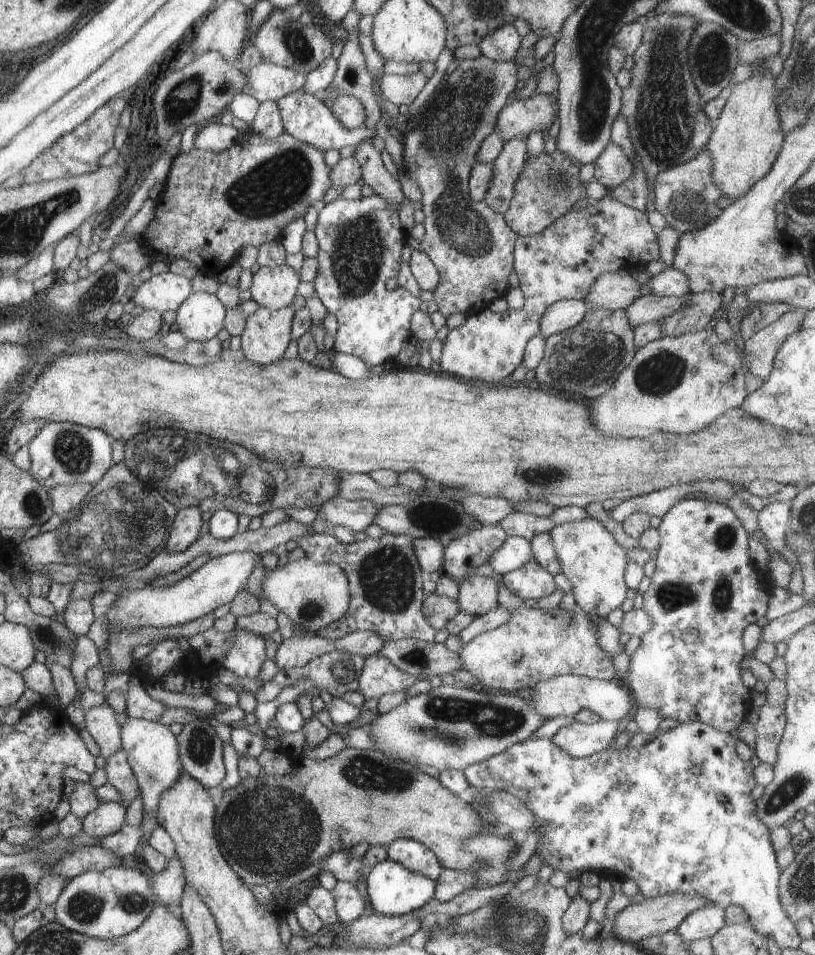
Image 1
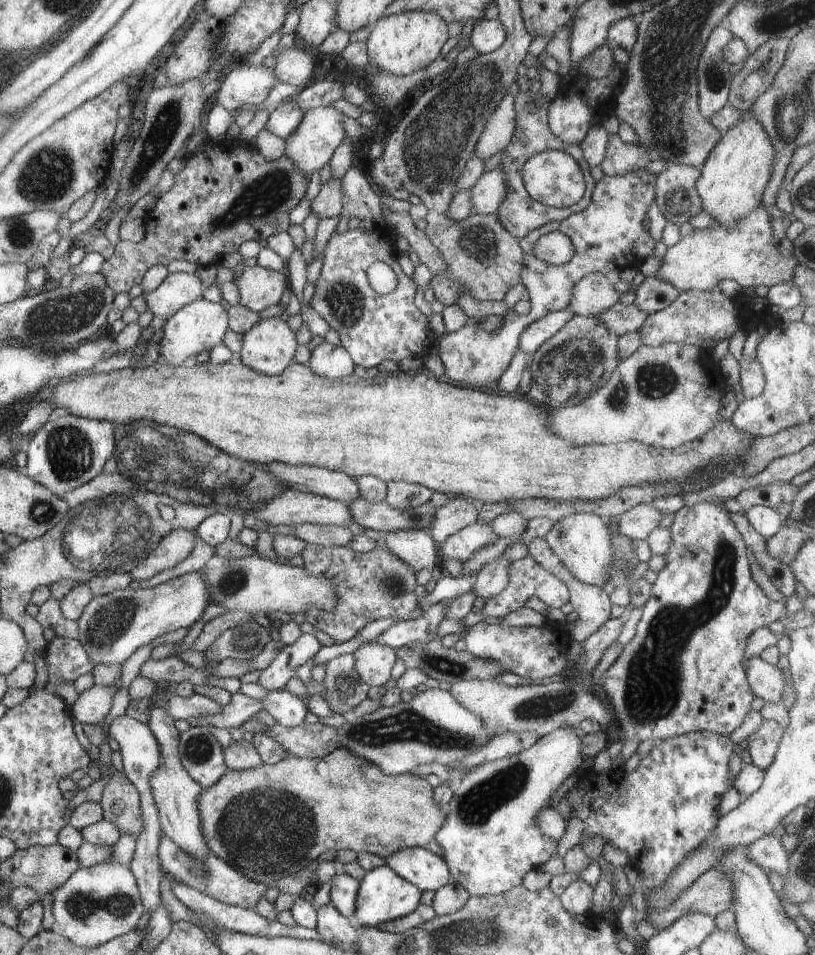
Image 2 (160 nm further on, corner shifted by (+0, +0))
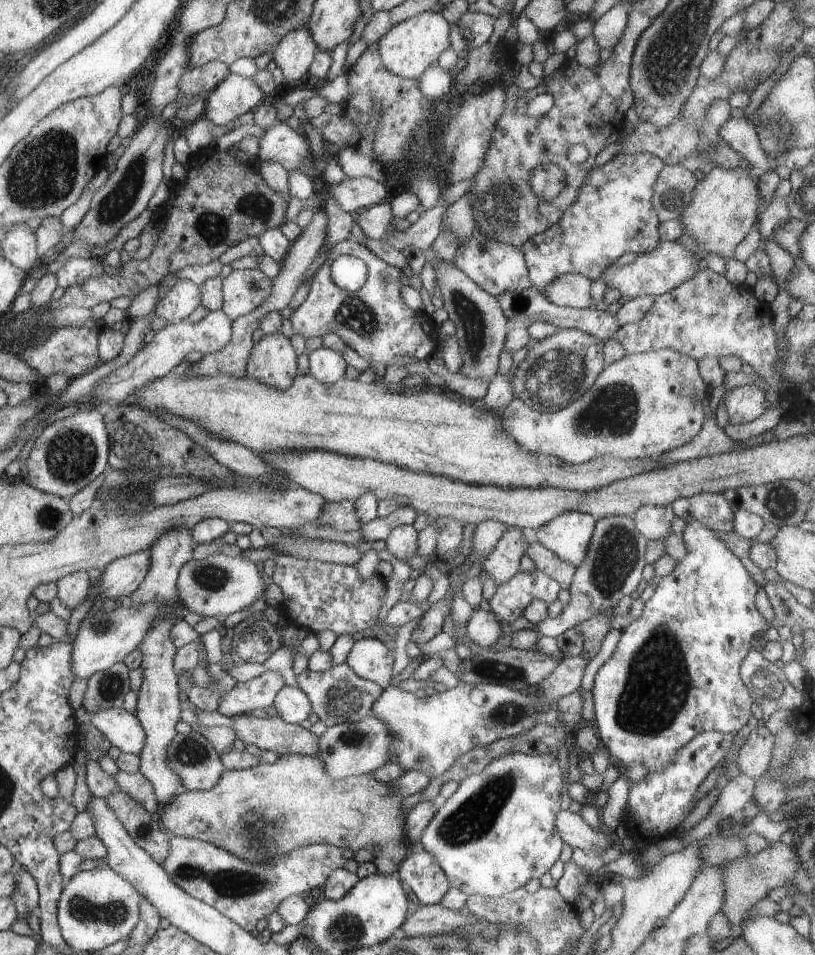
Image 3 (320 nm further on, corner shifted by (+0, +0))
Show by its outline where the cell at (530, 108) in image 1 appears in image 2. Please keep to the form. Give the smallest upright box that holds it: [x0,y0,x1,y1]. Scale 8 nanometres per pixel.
[473,93,515,161]

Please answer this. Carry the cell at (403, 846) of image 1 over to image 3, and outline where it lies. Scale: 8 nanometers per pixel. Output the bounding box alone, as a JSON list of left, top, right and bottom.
[396,849,450,906]

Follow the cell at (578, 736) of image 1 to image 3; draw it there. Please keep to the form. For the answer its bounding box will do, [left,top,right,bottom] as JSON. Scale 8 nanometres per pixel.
[419,753,563,897]

